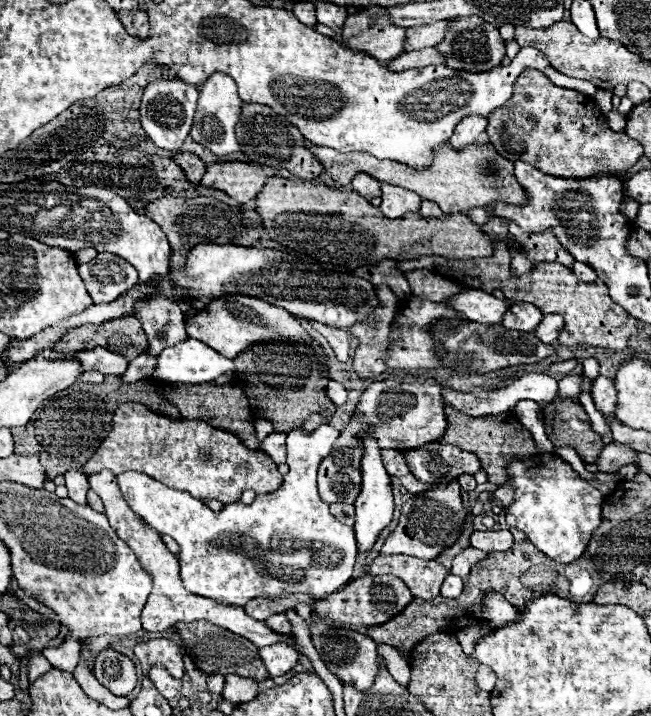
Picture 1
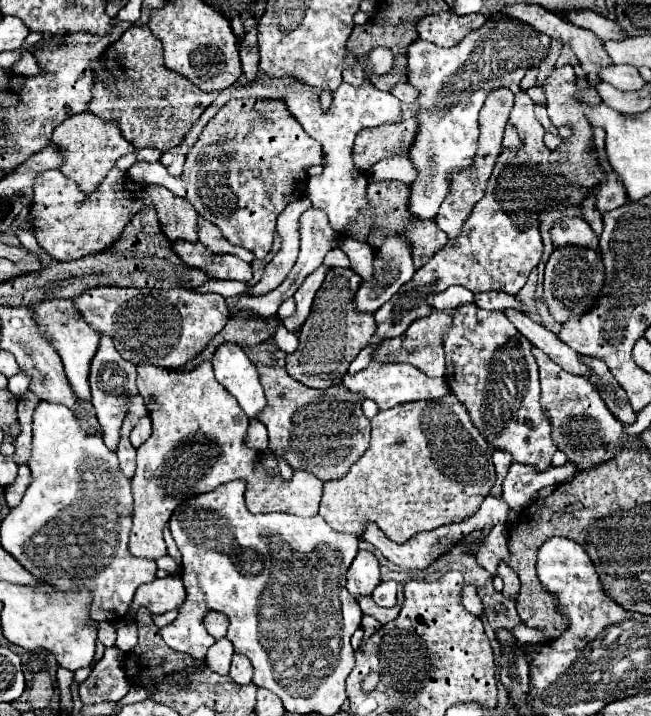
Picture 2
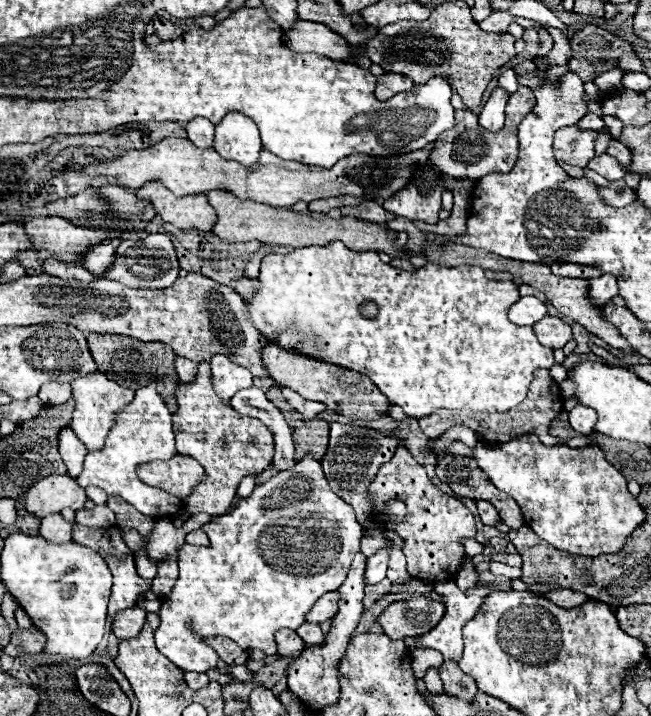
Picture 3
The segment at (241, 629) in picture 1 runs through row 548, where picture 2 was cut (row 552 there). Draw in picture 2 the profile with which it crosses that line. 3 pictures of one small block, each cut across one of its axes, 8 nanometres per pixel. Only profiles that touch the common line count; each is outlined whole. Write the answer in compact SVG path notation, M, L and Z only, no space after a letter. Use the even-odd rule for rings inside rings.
M210 360L198 364L198 366L196 366L194 370L190 370L190 372L176 372L176 370L160 368L160 366L154 366L154 364L138 366L136 372L138 372L136 384L138 384L138 390L140 390L142 398L146 400L146 408L148 408L150 418L152 418L152 422L154 422L154 432L152 432L152 436L146 440L146 444L144 444L142 448L138 448L138 458L136 458L136 460L138 460L138 468L136 468L136 474L134 474L134 478L132 478L132 494L134 494L134 526L132 526L132 532L130 532L130 552L132 552L134 556L138 556L138 558L150 558L150 560L158 560L158 558L166 556L168 550L166 550L166 544L164 544L164 538L162 538L162 528L168 524L168 520L170 520L174 508L176 508L182 500L188 500L190 496L196 496L196 494L200 494L200 492L214 490L216 486L220 486L220 484L224 484L224 482L230 482L230 480L238 480L238 478L248 480L246 502L252 504L252 512L254 512L254 514L260 514L260 512L262 512L262 514L264 514L264 512L286 512L286 514L296 514L296 516L316 516L316 514L318 514L318 506L320 506L320 498L322 498L322 482L320 482L316 476L310 476L308 472L294 472L292 480L286 484L286 482L282 482L280 476L270 478L270 476L264 472L262 462L260 462L260 454L254 452L254 450L250 450L250 448L246 448L246 444L244 444L244 436L246 436L246 430L248 430L248 416L246 416L246 412L240 408L238 400L236 400L236 398L234 398L234 396L232 396L232 394L230 394L216 378L214 378Z

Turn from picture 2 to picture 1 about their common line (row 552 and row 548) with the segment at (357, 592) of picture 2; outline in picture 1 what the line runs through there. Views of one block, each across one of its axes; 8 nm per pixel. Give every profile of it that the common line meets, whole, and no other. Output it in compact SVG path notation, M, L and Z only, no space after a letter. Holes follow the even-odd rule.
M364 438L364 458L362 458L362 492L354 502L356 516L354 516L354 534L356 534L356 544L358 552L370 552L378 534L390 524L392 514L394 514L394 502L392 502L392 486L390 486L390 476L382 466L380 450L374 438Z

